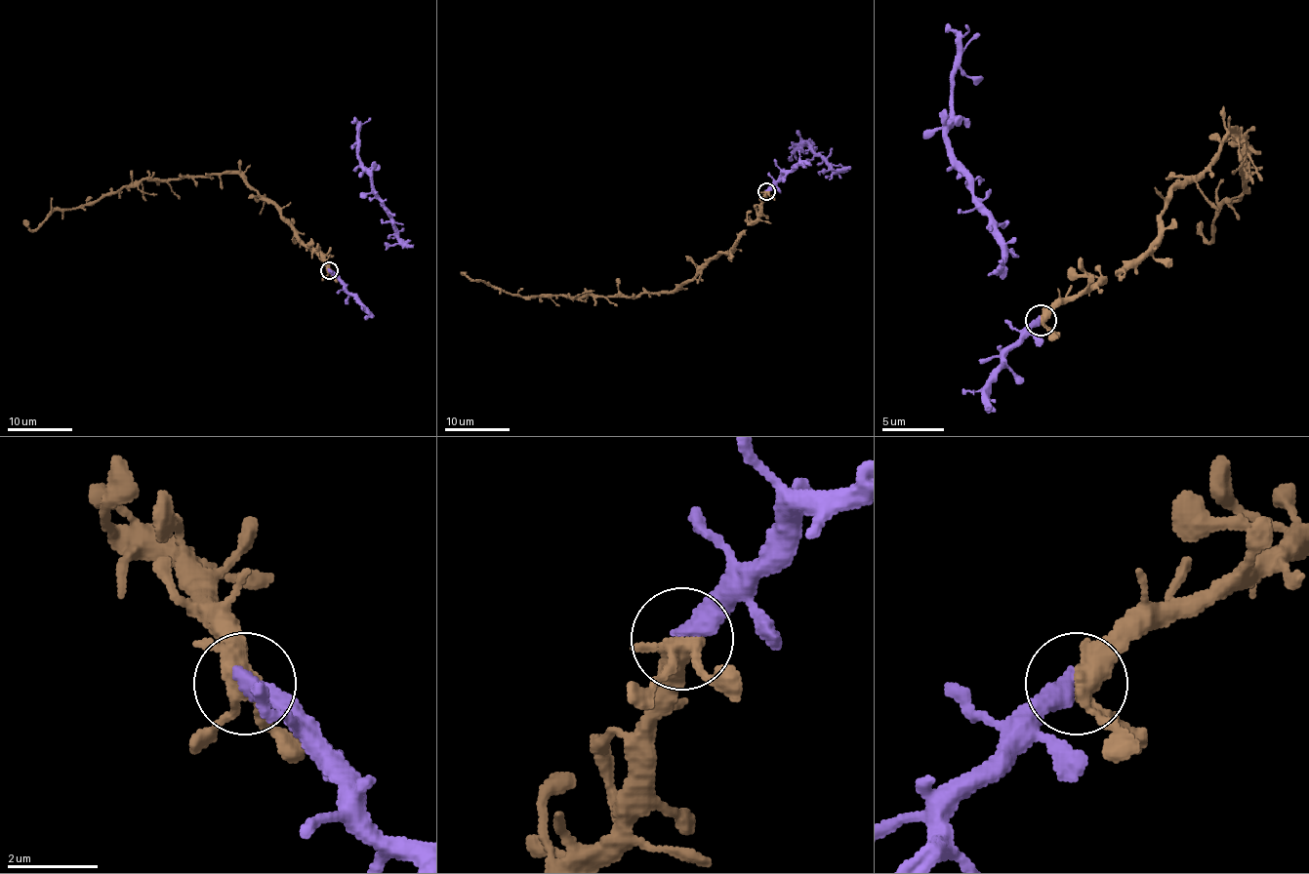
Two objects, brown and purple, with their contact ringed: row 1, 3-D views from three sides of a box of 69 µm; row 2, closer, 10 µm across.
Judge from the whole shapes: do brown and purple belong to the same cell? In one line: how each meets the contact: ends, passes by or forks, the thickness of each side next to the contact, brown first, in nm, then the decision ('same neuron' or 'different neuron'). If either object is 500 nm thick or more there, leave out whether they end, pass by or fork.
brown forks | purple ends | 360/480 nm | same neuron

